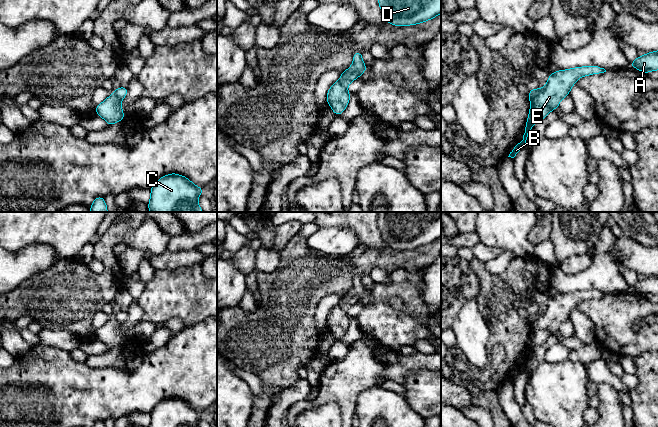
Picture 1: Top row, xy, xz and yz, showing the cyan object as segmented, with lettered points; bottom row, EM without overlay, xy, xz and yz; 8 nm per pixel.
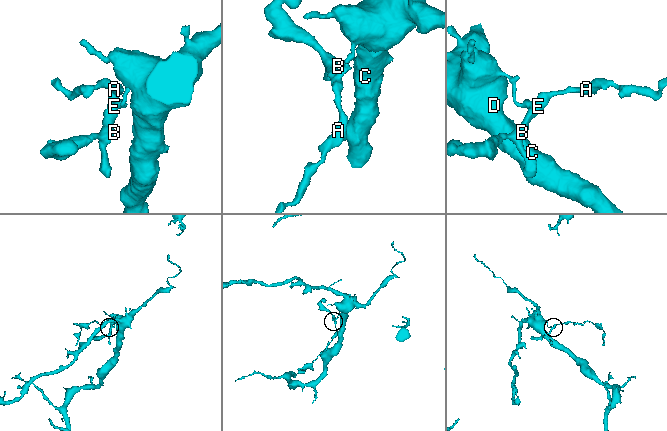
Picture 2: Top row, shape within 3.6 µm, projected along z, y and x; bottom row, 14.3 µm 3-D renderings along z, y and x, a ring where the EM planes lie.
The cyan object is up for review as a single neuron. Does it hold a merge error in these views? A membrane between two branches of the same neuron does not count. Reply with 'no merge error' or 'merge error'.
merge error

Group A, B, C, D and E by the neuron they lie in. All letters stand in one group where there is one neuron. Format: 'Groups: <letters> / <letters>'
Groups: A B E / C D

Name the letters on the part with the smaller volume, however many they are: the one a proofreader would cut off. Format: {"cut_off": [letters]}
{"cut_off": ["A", "B", "E"]}

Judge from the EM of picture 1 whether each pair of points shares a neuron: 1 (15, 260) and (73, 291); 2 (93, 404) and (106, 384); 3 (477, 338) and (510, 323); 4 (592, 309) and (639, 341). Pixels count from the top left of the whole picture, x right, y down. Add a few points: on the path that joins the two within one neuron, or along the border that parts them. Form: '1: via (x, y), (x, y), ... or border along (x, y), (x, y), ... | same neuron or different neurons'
1: border along (57, 261), (46, 270), (35, 273), (18, 285) | different neurons
2: via (99, 398), (105, 395), (106, 390) | same neuron
3: border along (479, 311), (488, 327), (488, 355) | different neurons
4: via (604, 316), (627, 339) | same neuron

